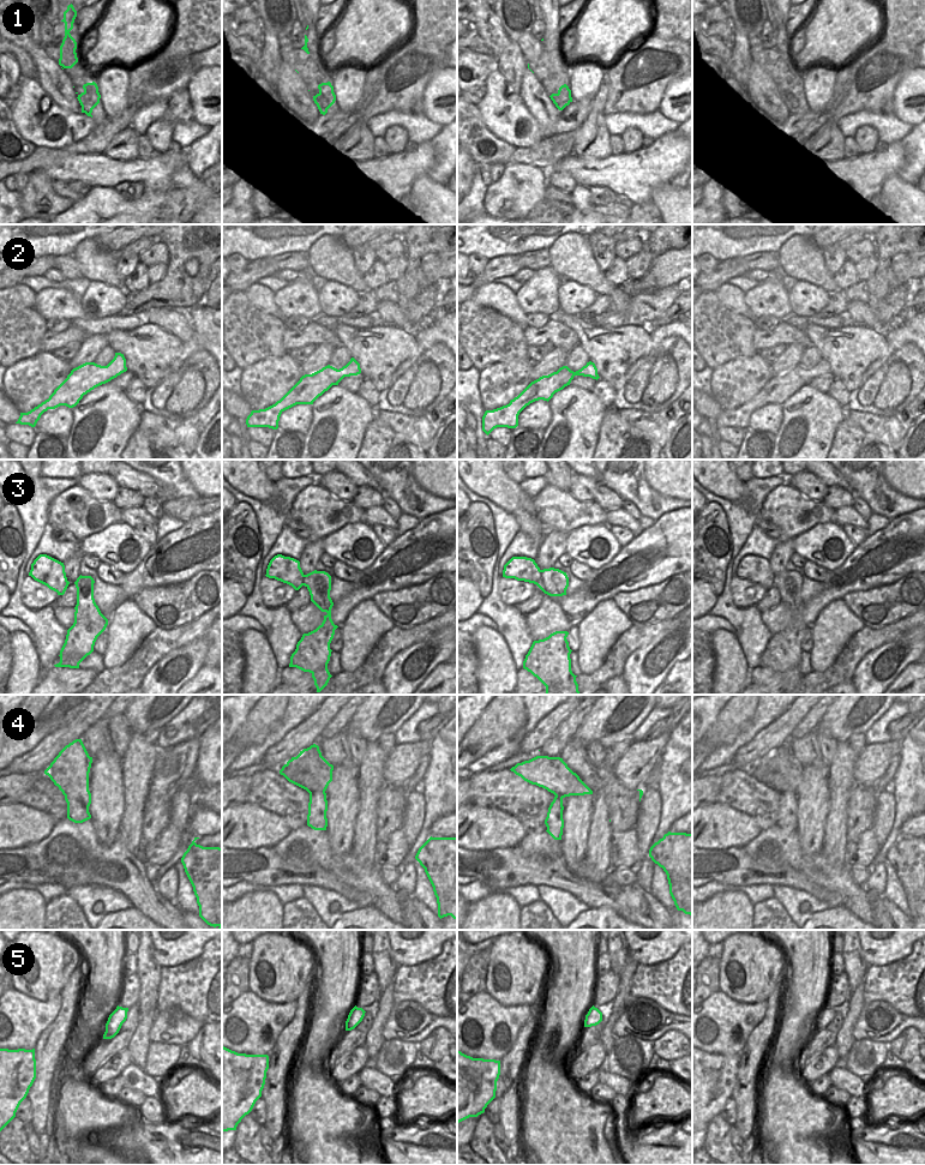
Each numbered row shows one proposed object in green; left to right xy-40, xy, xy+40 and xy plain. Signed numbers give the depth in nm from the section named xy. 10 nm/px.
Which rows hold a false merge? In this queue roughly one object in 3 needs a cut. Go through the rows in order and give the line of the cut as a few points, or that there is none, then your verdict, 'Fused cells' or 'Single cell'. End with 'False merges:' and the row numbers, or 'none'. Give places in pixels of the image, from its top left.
1: Split along xy-40 (82, 108), (83, 112). Fused cells
2: No split. Single cell
3: Split along xy+40 (541, 570), (541, 582), (538, 586). Fused cells
4: Split along xy (290, 760), (294, 760), (318, 779). Fused cells
5: No split. Single cell
False merges: 1, 3, 4

